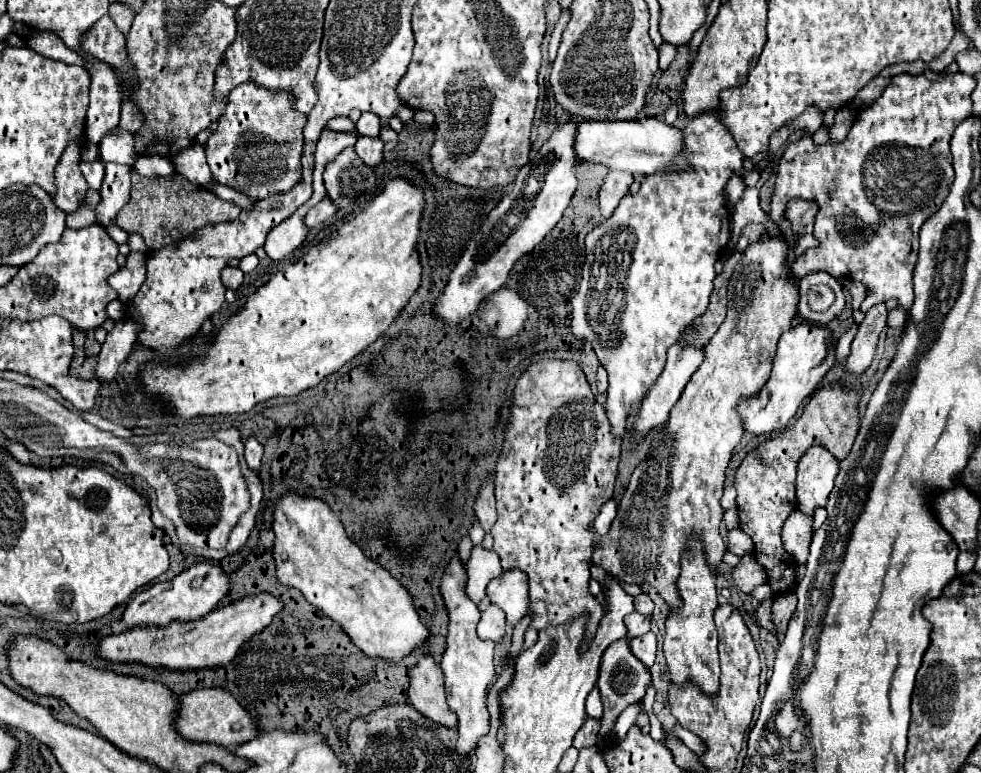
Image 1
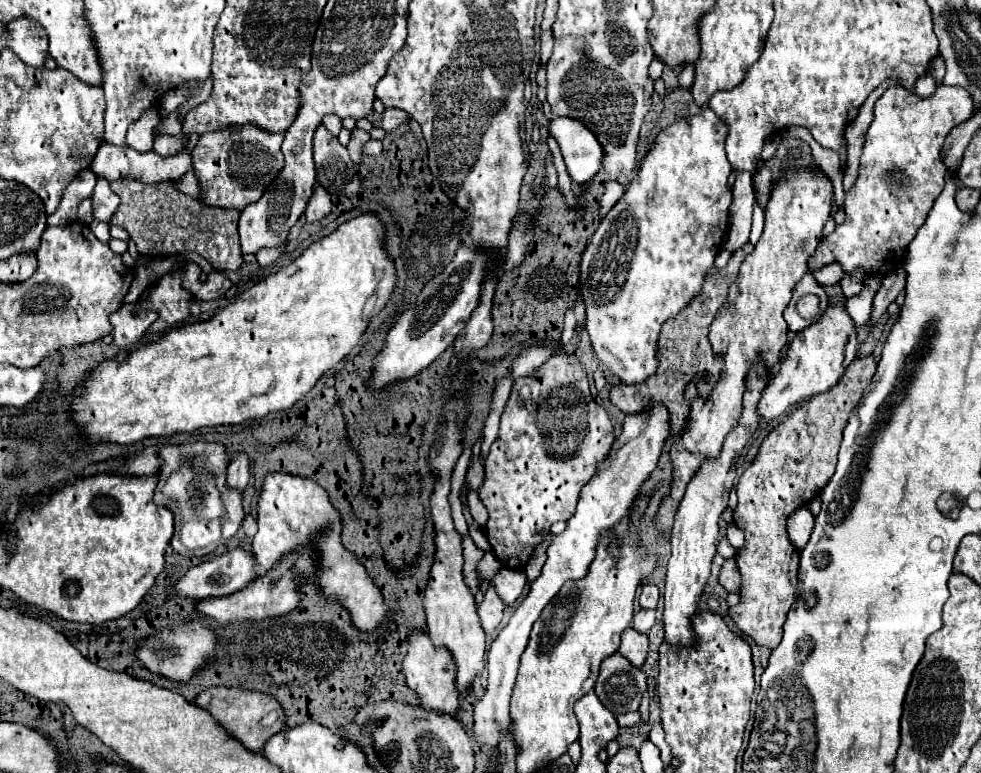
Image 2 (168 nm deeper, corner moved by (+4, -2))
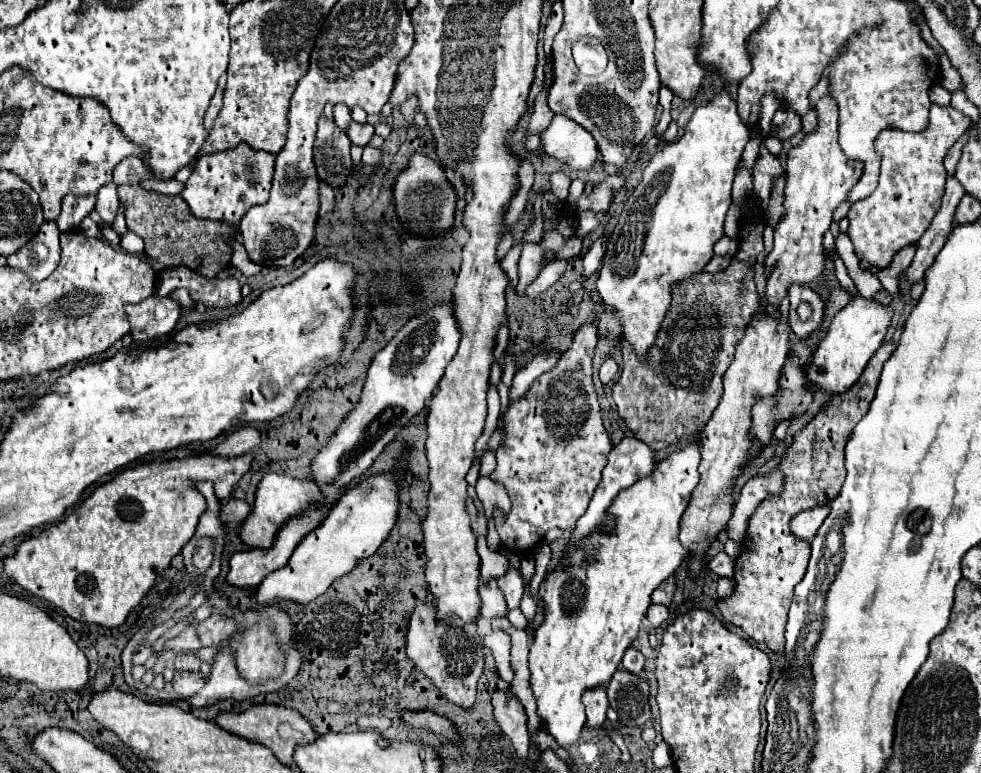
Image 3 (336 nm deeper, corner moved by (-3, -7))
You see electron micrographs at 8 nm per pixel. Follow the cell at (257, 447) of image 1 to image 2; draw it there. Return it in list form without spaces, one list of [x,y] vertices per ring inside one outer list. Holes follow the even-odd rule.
[[[239,453],[233,457],[229,469],[227,469],[227,487],[245,491],[249,481],[249,457],[245,453]]]

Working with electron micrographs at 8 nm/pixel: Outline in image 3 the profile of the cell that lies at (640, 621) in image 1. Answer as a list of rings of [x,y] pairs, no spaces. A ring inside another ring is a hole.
[[[652,604],[646,612],[646,618],[652,626],[660,626],[666,618],[668,618],[668,608],[666,606],[660,606],[660,604]]]

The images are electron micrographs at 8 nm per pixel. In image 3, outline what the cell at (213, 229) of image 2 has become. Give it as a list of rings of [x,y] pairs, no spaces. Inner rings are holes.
[[[118,188],[120,202],[124,204],[124,216],[128,230],[138,234],[146,248],[146,256],[150,256],[156,264],[164,268],[172,266],[190,266],[196,268],[200,274],[208,278],[216,278],[220,272],[224,272],[230,266],[232,260],[232,246],[230,240],[238,236],[238,230],[234,224],[220,222],[220,220],[200,220],[192,216],[188,204],[182,196],[166,196],[154,190],[144,188]]]

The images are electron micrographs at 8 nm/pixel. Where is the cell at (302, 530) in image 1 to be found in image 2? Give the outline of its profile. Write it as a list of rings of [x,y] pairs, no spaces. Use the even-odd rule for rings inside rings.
[[[269,473],[257,503],[257,525],[259,531],[253,537],[253,553],[261,567],[269,571],[283,555],[299,549],[305,541],[315,539],[315,545],[321,551],[321,569],[317,571],[321,591],[329,597],[337,597],[361,631],[373,631],[383,621],[387,613],[383,597],[367,577],[365,567],[341,545],[339,513],[319,483],[291,473]]]

